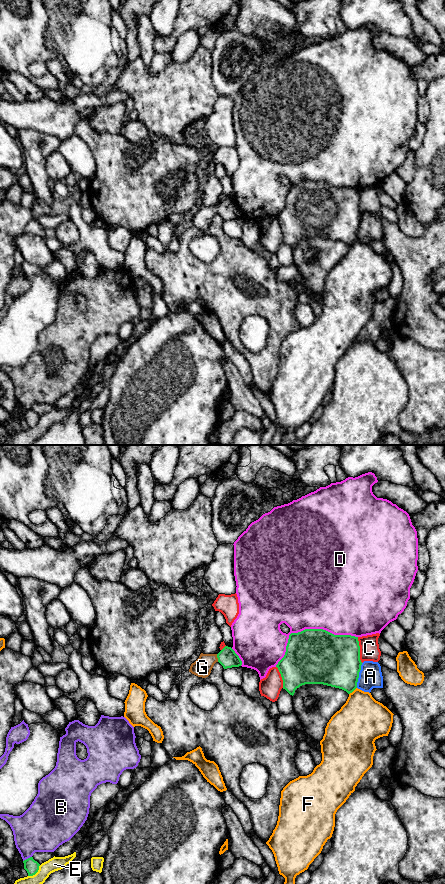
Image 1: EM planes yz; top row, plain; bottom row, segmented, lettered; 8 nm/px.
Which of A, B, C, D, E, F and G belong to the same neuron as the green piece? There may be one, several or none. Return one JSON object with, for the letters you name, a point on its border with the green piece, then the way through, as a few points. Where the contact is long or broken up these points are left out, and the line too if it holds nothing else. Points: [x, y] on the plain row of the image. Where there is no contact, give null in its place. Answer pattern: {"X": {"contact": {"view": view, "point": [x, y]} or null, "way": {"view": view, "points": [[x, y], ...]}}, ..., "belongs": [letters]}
{"G": {"contact": {"view": "yz", "point": [217, 209]}, "way": {"view": "yz", "points": [[227, 209], [217, 209], [210, 211], [202, 219]]}}, "belongs": ["G"]}

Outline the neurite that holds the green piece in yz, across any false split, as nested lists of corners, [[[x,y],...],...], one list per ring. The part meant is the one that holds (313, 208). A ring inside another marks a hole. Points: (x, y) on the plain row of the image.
[[[305,181],[289,187],[285,207],[276,219],[283,232],[283,241],[293,248],[295,242],[305,236],[323,236],[350,246],[357,240],[361,217],[358,189]]]

